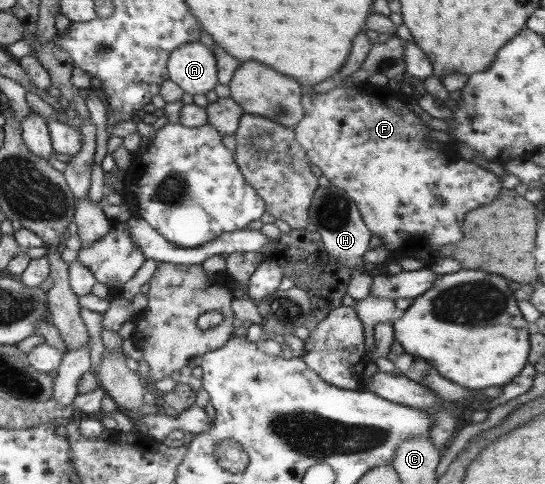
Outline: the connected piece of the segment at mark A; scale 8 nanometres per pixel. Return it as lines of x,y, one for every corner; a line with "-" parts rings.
186,43
170,51
166,70
169,75
168,79
189,95
205,95
218,83
216,80
216,59
213,59
213,53
207,47
203,47
201,43

